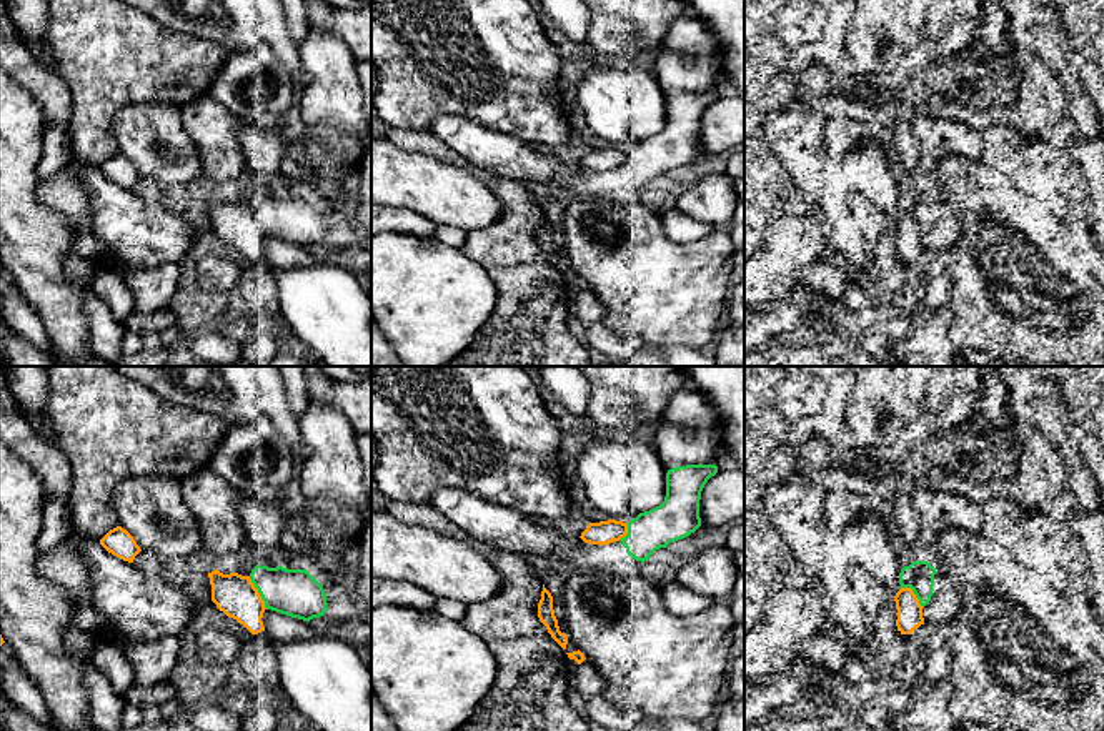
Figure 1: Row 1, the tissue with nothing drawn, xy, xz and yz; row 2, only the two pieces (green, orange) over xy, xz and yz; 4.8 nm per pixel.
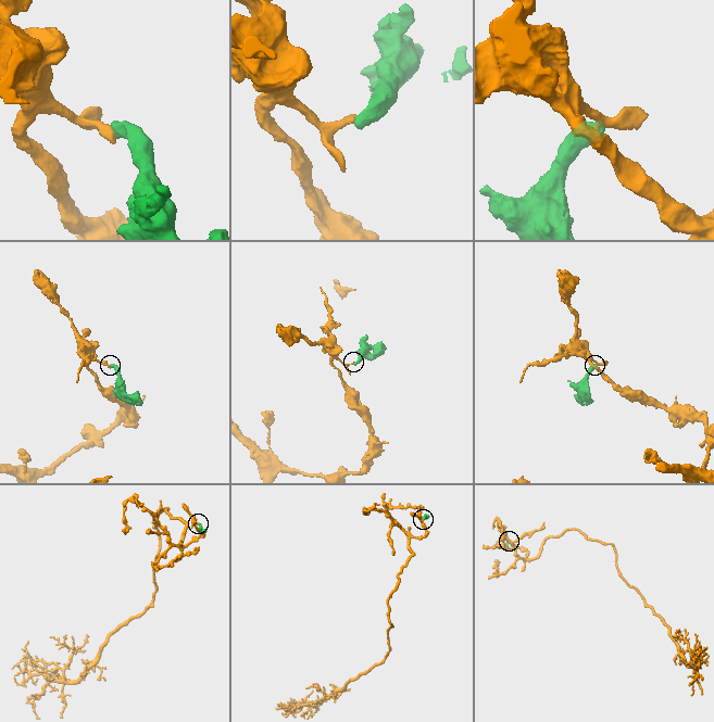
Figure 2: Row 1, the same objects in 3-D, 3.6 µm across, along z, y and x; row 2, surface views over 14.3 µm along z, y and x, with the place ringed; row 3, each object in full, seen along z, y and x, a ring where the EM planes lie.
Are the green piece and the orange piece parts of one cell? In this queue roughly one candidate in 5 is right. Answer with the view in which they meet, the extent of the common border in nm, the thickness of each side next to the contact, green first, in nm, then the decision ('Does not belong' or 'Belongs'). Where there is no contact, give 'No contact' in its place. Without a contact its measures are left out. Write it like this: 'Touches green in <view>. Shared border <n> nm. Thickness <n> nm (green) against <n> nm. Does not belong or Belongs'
Touches green in xy. Shared border 180 nm. Thickness 220 nm (green) against 200 nm. Does not belong

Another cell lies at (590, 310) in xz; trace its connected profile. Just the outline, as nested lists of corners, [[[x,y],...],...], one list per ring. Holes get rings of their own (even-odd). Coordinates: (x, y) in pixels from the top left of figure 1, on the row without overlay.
[[[588,286],[576,293],[574,311],[584,328],[606,321],[606,310],[603,303]]]

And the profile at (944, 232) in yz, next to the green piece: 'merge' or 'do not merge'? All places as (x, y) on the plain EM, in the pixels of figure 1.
merge

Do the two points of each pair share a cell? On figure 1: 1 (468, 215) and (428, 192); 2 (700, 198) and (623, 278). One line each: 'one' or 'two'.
1: one
2: two

